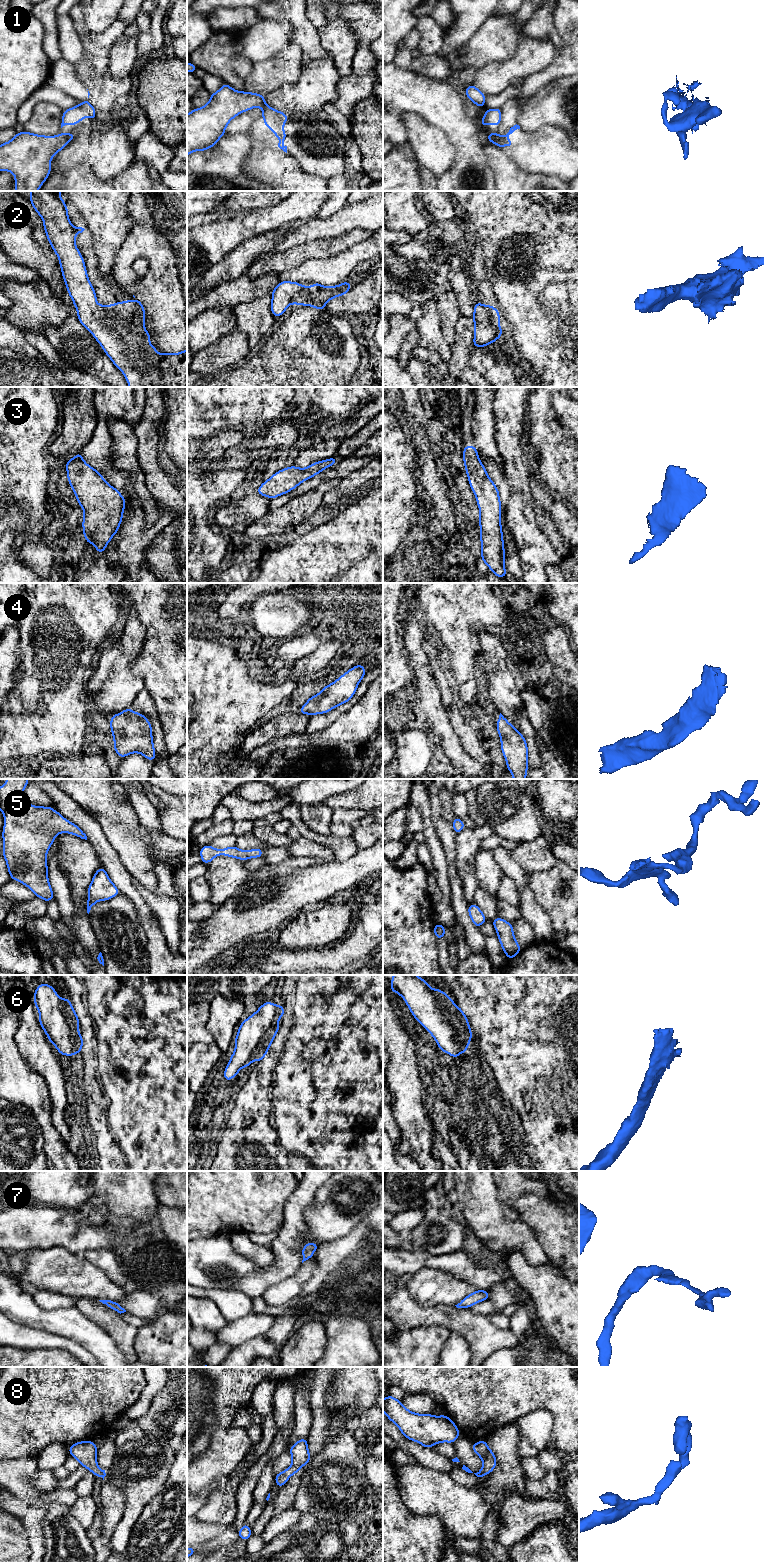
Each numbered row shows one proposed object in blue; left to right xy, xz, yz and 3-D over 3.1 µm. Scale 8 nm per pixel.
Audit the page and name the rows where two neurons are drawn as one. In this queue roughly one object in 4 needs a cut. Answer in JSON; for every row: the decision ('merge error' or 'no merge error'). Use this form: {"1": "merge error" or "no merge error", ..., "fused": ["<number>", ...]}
{"1": "merge error", "2": "no merge error", "3": "no merge error", "4": "no merge error", "5": "no merge error", "6": "no merge error", "7": "no merge error", "8": "no merge error", "fused": ["1"]}

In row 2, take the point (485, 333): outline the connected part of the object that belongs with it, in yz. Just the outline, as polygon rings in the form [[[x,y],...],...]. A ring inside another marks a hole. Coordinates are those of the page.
[[[477,302],[471,318],[474,320],[473,347],[486,347],[501,337],[500,313],[495,307]]]

